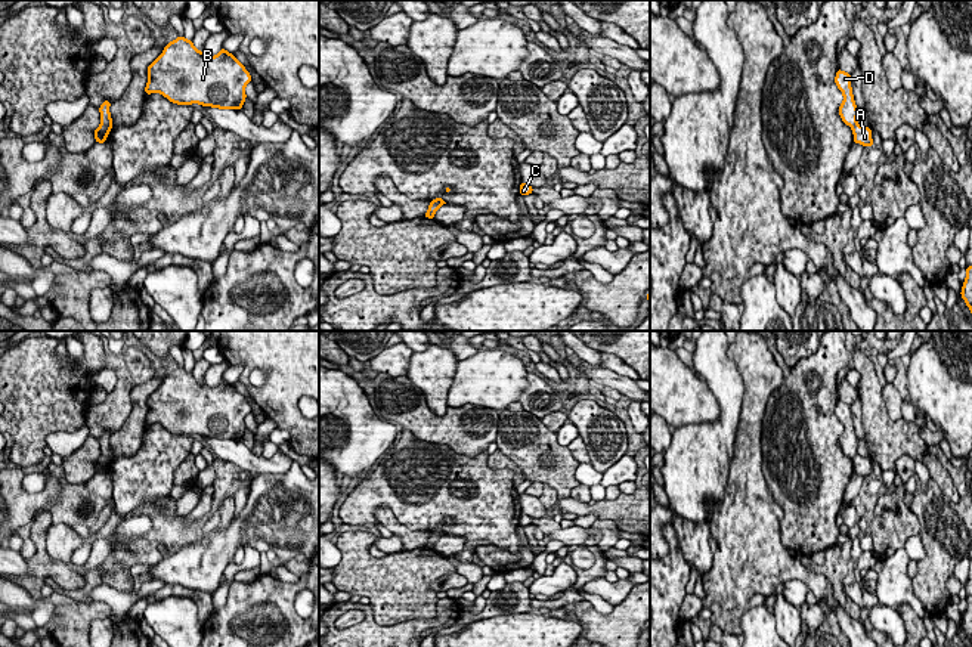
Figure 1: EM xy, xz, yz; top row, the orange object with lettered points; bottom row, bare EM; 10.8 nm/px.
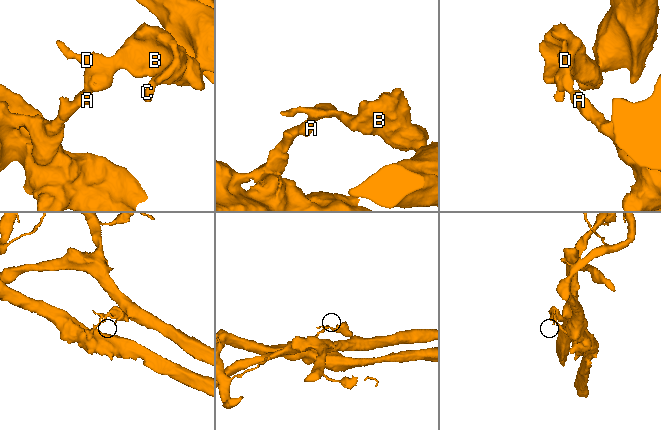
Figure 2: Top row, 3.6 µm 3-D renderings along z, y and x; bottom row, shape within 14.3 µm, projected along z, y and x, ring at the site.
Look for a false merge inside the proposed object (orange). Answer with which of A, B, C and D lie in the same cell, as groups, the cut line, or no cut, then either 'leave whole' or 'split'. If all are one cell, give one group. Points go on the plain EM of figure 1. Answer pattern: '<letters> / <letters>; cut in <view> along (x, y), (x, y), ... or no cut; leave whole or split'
A / B C D; cut in xy along (101, 454), (110, 460); split

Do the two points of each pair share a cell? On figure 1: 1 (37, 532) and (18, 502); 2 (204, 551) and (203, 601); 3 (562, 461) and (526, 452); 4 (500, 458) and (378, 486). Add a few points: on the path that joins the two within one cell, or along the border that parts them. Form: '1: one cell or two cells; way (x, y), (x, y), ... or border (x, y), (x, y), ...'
1: two cells; border (46, 507), (31, 523)
2: two cells; border (169, 584), (180, 584), (210, 594)
3: one cell; way (553, 461), (541, 452), (535, 452)
4: two cells; border (488, 454), (492, 469), (513, 471), (513, 485)

